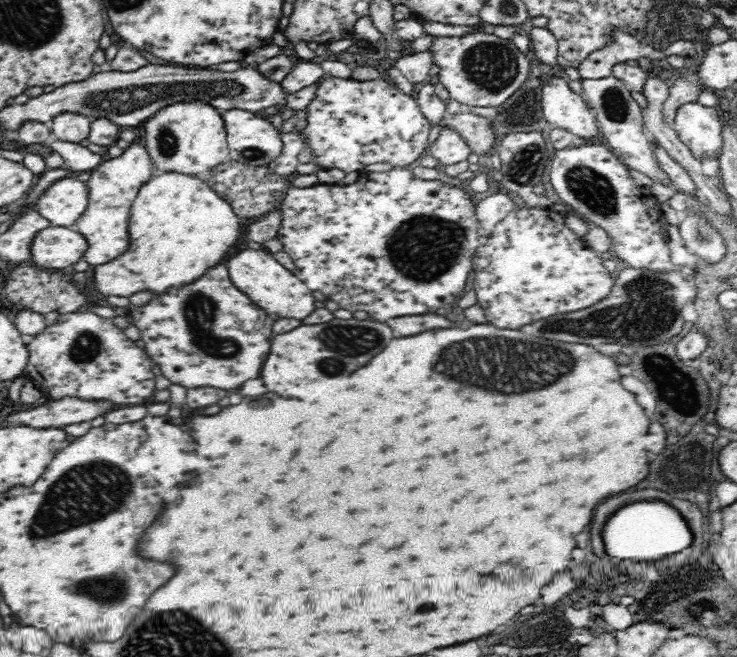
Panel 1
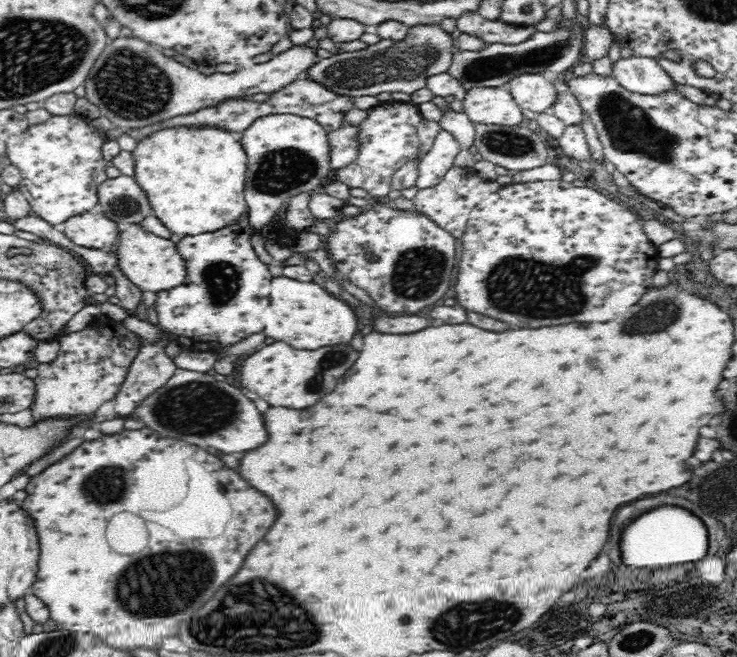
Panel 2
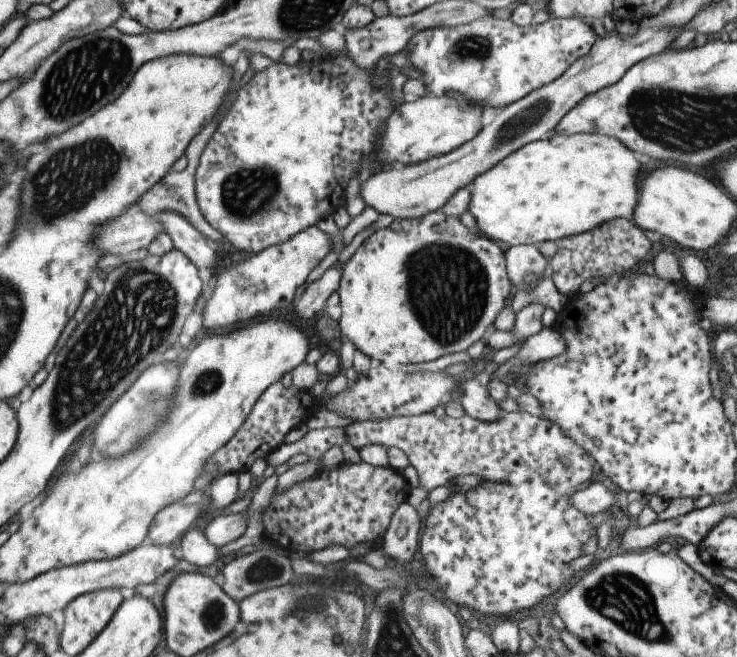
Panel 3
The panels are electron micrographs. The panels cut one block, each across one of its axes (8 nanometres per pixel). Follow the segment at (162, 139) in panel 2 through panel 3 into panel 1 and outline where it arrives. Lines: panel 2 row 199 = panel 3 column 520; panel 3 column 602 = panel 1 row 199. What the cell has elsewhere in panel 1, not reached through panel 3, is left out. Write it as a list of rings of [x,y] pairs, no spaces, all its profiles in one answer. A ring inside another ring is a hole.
[[[154,173],[134,199],[128,233],[130,246],[120,258],[94,266],[94,288],[104,296],[125,296],[154,290],[166,280],[166,272],[182,268],[190,276],[200,278],[208,268],[216,266],[240,238],[240,220],[233,208],[210,189],[206,181],[188,174]]]

